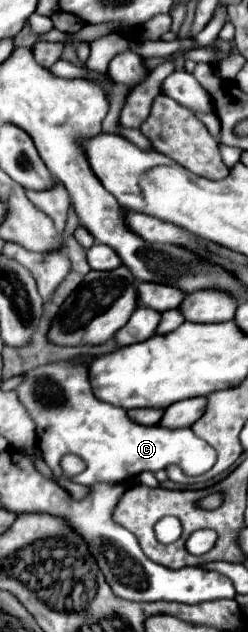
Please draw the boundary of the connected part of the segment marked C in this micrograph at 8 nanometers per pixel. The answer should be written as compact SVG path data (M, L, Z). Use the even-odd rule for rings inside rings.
M53 362L53 364L41 366L41 368L35 368L29 374L25 374L25 380L17 388L17 394L19 394L19 400L25 404L27 412L31 414L31 418L35 420L37 444L43 452L44 462L55 474L55 478L61 478L59 462L65 454L77 454L85 460L87 468L81 474L71 478L71 482L85 484L85 486L91 486L95 482L123 482L145 470L151 470L151 472L163 470L169 464L177 464L185 474L197 476L215 464L215 450L205 440L197 438L191 428L163 428L159 424L157 426L139 426L137 422L133 422L127 416L125 410L121 410L117 406L109 406L105 402L97 402L93 398L91 386L89 386L87 368L81 364L75 366L73 362ZM67 420L69 420L69 432L59 432L59 428L63 424L67 424Z

